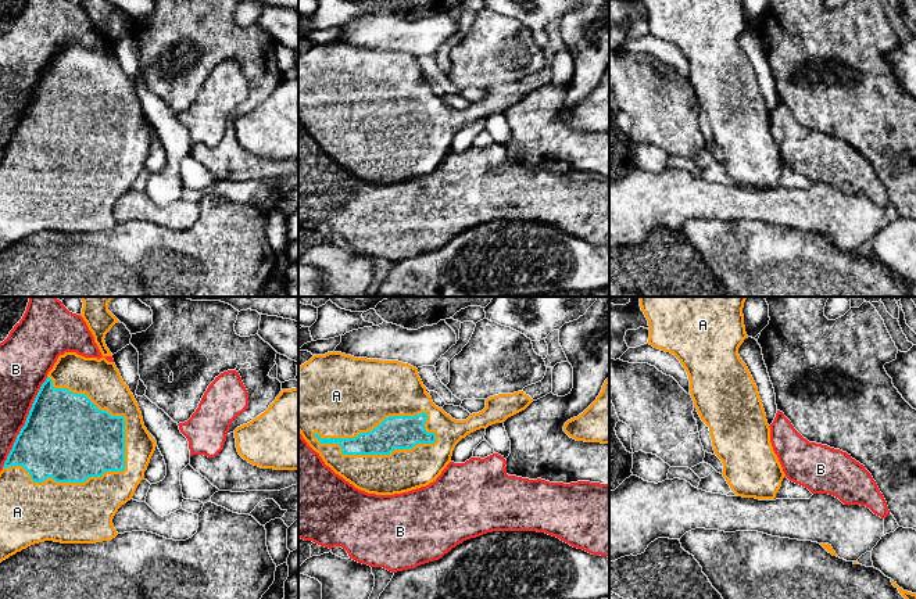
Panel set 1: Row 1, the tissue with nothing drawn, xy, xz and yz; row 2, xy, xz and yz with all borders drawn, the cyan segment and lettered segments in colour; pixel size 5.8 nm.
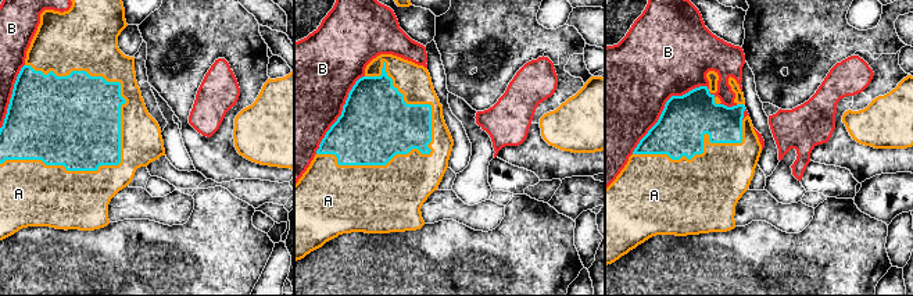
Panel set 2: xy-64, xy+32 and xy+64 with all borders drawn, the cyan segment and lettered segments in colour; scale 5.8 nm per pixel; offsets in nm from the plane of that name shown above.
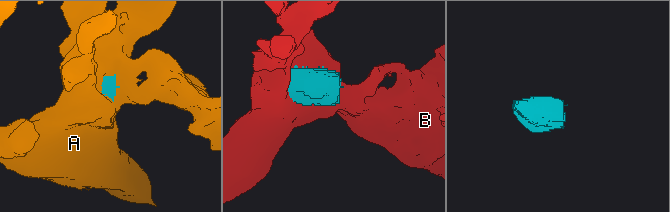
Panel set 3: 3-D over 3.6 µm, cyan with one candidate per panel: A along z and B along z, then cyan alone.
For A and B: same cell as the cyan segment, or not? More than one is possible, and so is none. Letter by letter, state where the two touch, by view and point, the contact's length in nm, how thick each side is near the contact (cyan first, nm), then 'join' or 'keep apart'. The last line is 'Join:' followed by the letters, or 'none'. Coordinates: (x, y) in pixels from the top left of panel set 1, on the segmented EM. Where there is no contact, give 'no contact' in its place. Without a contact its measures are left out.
A: xz (372, 454) | 700 nm | 190/240 nm | join
B: xy (25, 423) | 600 nm | 500/240 nm | keep apart
Join: A

